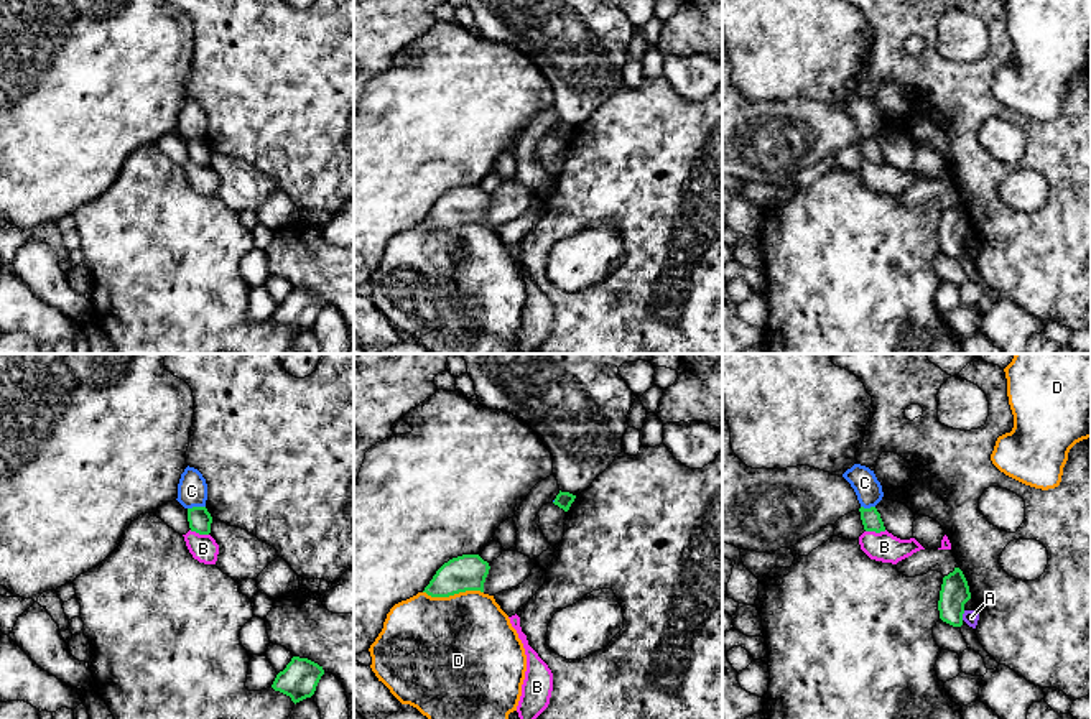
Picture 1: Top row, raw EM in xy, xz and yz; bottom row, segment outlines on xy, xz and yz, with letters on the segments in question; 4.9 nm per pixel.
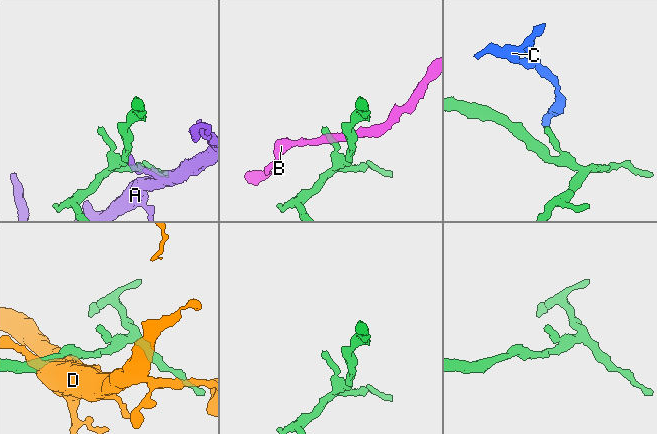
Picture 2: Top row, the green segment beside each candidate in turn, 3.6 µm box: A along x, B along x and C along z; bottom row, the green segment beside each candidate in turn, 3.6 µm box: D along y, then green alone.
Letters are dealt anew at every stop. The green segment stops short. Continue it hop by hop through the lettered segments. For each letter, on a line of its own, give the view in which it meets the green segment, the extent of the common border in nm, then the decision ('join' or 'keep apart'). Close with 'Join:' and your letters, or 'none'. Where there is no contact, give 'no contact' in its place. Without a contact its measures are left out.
A: yz | 50 nm | keep apart
B: yz | 100 nm | keep apart
C: xy | 90 nm | keep apart
D: xz | 300 nm | keep apart
Join: none

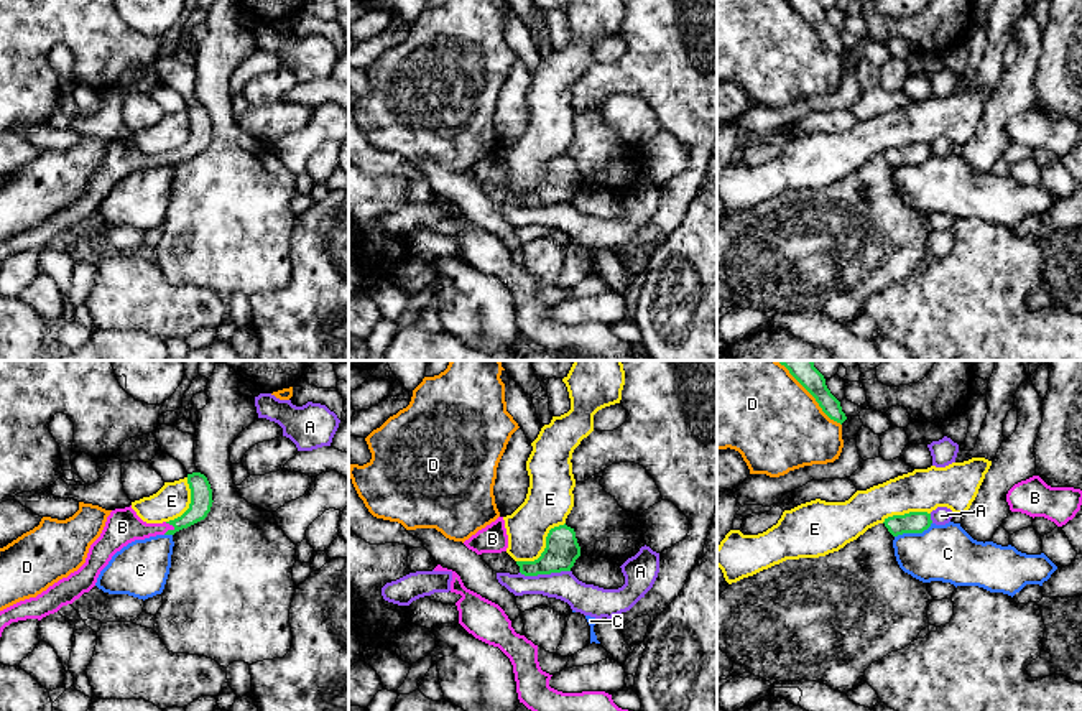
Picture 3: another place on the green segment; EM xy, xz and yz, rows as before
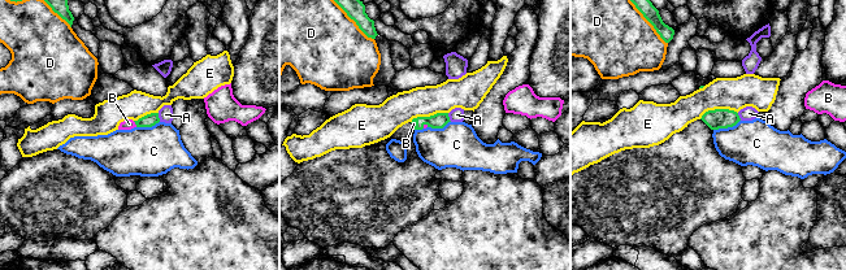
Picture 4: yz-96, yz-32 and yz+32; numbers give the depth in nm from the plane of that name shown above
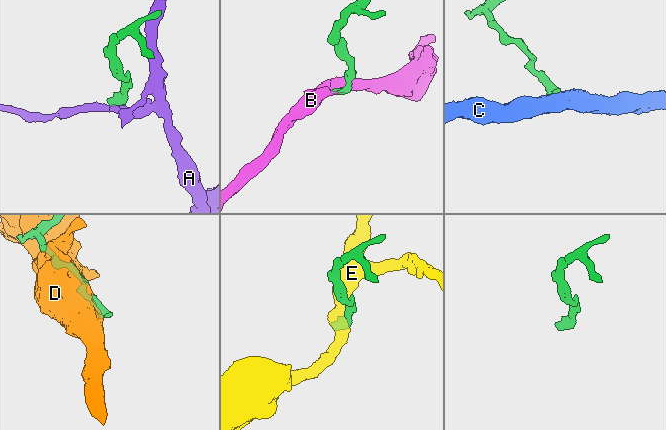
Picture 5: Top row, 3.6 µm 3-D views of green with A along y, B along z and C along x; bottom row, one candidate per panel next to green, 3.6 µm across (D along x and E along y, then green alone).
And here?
A: xz | 240 nm | keep apart
B: xy | 70 nm | join
C: yz | 200 nm | keep apart
D: yz | 380 nm | keep apart
E: xz | 300 nm | keep apart
Join: B

